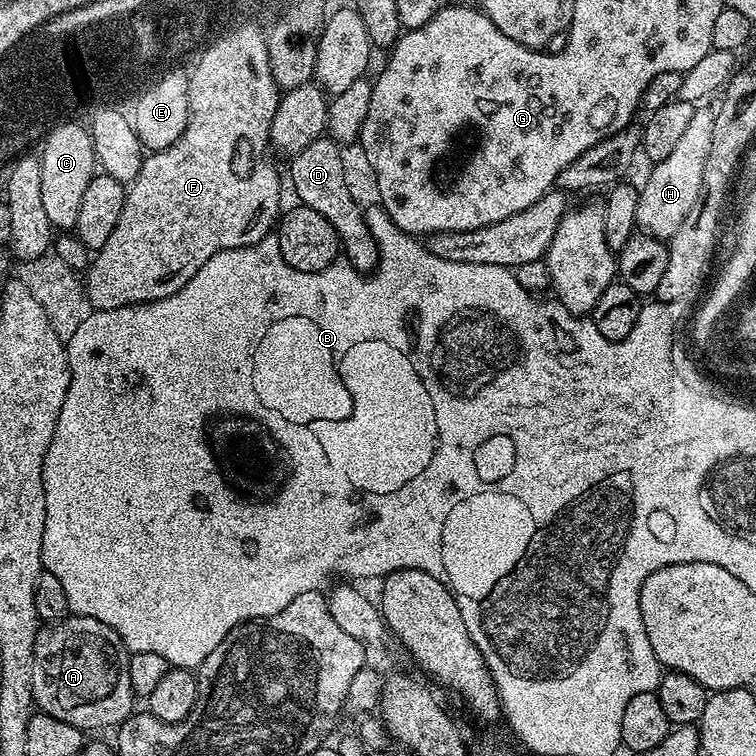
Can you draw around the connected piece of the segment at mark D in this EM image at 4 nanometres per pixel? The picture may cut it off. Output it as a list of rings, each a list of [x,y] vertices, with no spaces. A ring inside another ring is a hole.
[[[328,134],[320,136],[310,146],[291,157],[292,188],[303,207],[318,210],[330,226],[340,236],[343,255],[347,263],[358,272],[365,274],[375,273],[380,263],[380,245],[377,244],[373,229],[368,229],[364,221],[365,209],[354,202],[350,191],[346,188],[346,178],[343,177],[343,164],[340,157],[341,145],[336,143]]]

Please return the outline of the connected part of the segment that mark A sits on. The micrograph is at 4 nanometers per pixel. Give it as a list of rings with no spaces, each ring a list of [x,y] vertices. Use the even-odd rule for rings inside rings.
[[[70,614],[64,620],[45,623],[34,642],[33,705],[81,730],[115,729],[134,711],[129,655],[122,638],[98,618]]]

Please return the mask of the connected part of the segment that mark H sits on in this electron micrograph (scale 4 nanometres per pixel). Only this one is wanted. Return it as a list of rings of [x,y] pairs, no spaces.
[[[700,106],[695,109],[693,118],[683,131],[679,143],[675,144],[675,149],[666,158],[653,163],[652,173],[647,179],[646,186],[639,190],[638,214],[636,223],[641,233],[654,236],[657,240],[669,241],[674,234],[678,234],[678,226],[686,219],[686,214],[694,210],[694,206],[701,203],[700,192],[702,190],[702,174],[706,170],[706,154],[710,154],[710,142],[712,141],[712,131],[714,130],[714,112],[708,106]]]

